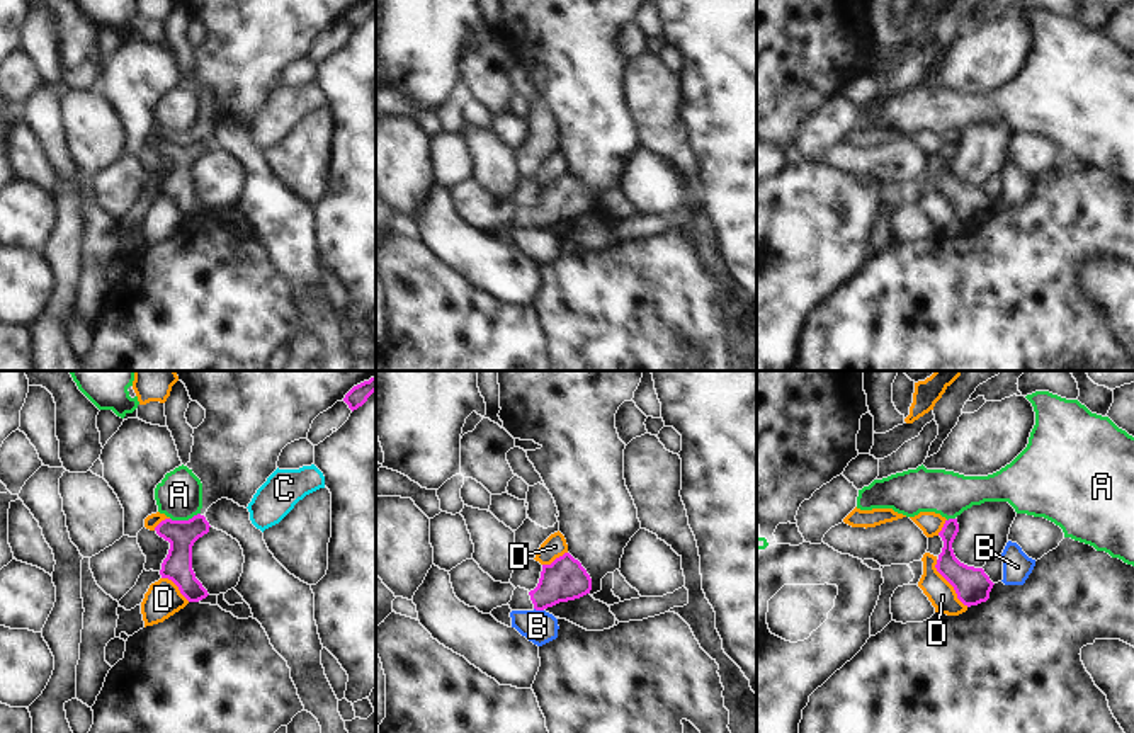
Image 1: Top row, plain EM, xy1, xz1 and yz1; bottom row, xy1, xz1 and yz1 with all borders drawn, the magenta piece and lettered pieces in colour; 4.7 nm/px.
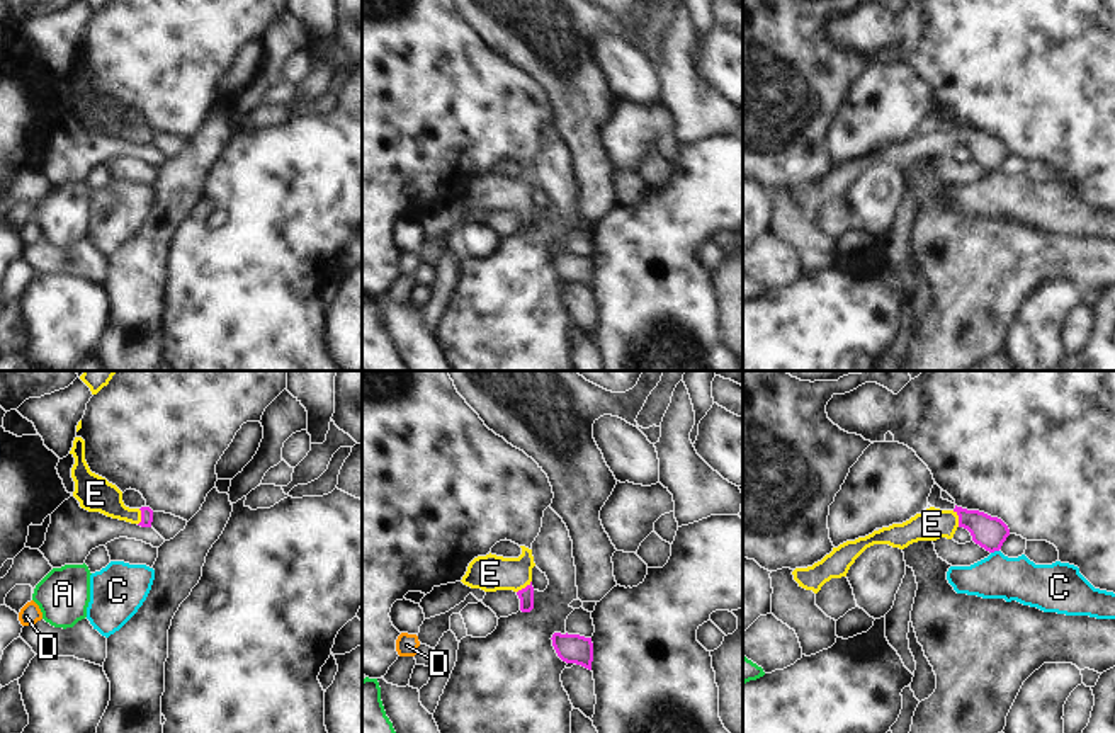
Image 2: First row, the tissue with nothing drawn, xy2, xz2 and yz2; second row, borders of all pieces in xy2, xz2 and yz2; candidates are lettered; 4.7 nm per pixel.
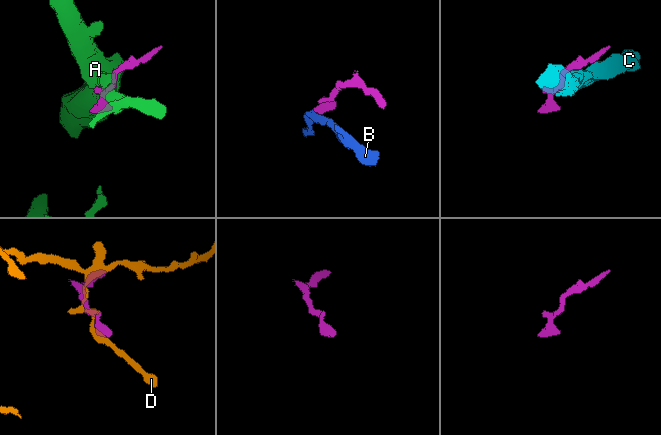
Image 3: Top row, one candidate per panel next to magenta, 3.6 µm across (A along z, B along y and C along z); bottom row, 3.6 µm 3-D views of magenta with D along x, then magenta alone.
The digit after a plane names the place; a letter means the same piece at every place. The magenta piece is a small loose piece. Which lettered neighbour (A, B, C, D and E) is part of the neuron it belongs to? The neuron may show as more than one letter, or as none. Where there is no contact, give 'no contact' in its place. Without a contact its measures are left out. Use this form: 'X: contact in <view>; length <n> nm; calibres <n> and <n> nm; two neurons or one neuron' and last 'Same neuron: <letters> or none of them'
A: contact in xy1; length 150 nm; calibres 140 and 220 nm; two neurons
B: contact in xz1; length 50 nm; calibres 200 and 160 nm; two neurons
C: contact in yz2; length 40 nm; calibres 160 and 200 nm; two neurons
D: contact in yz1; length 280 nm; calibres 170 and 130 nm; two neurons
E: contact in yz2; length 90 nm; calibres 160 and 150 nm; one neuron
Same neuron: E

